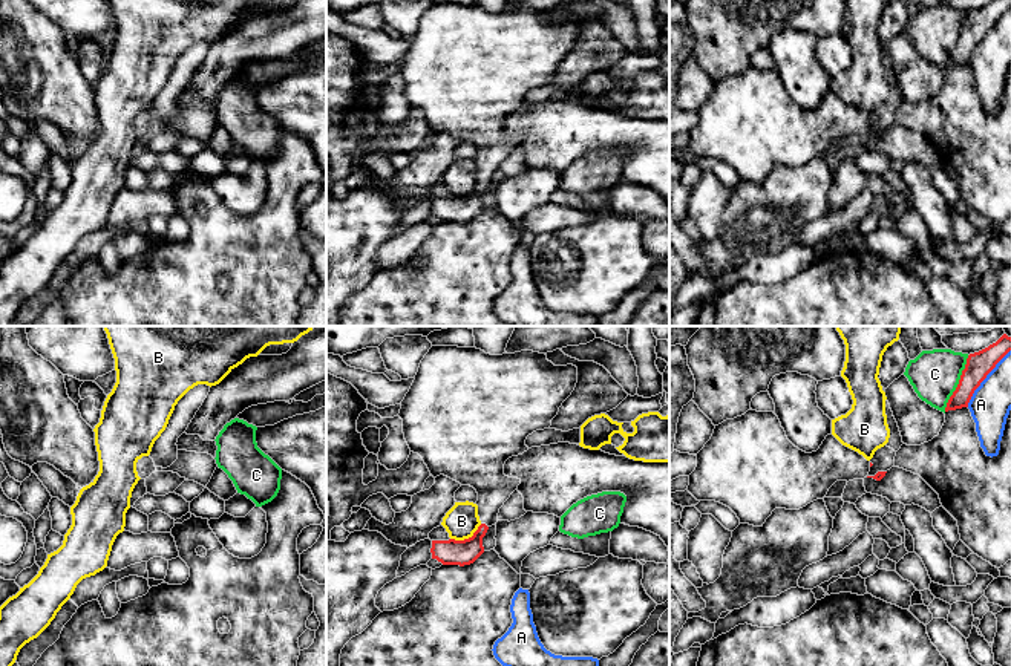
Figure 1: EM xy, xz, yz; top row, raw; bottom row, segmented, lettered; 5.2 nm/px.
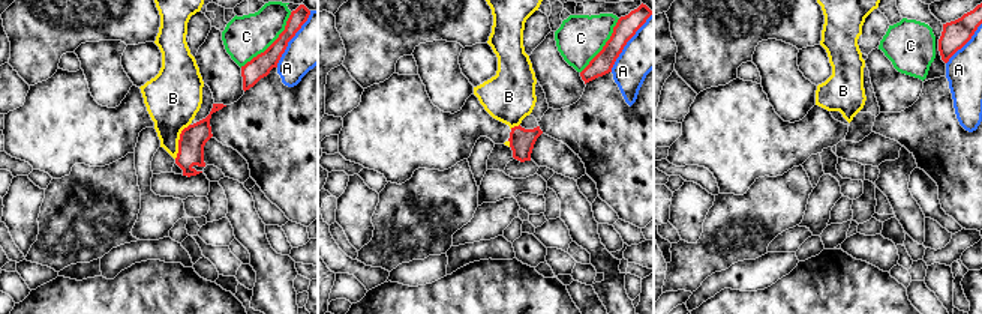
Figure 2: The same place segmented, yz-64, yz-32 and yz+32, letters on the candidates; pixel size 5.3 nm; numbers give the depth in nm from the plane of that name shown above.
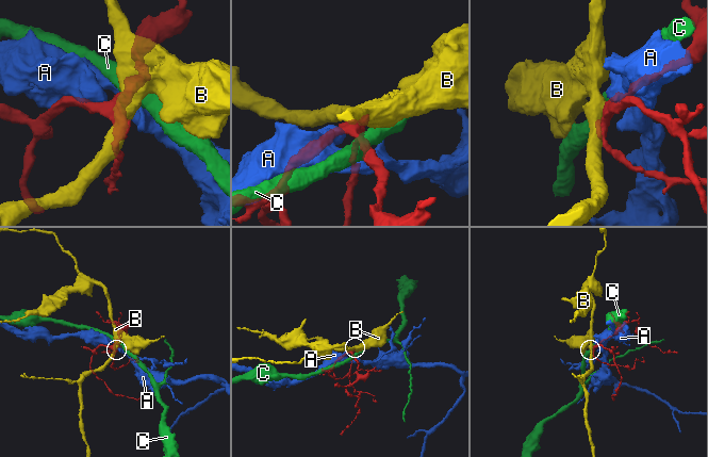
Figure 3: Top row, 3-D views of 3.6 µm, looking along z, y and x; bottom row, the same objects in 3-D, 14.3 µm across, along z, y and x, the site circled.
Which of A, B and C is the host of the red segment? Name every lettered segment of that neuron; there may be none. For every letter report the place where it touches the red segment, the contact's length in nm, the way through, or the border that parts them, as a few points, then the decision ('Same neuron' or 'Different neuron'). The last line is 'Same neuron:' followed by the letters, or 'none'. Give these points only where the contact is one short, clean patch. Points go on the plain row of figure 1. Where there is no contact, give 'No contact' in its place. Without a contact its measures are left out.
A: Touches red at yz (985, 34). Shared border 380 nm. Different neuron
B: Touches red at xz (466, 196). Shared border 190 nm. Different neuron
C: Touches red at yz (959, 40). Shared border 320 nm. Different neuron
Same neuron: none

